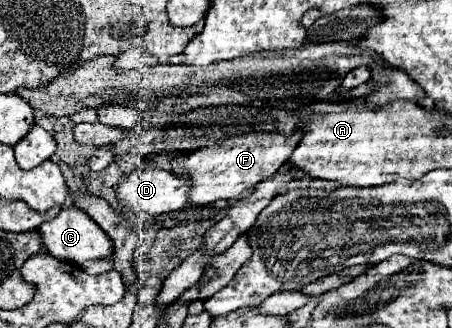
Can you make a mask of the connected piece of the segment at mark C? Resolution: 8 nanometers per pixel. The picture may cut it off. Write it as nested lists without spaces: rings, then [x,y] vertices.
[[[65,205],[57,217],[45,221],[39,229],[41,235],[41,243],[47,249],[49,255],[61,259],[61,261],[73,261],[77,265],[89,261],[89,259],[107,259],[113,253],[113,245],[111,239],[105,237],[105,233],[95,225],[95,221],[81,209],[77,209],[77,205]]]

